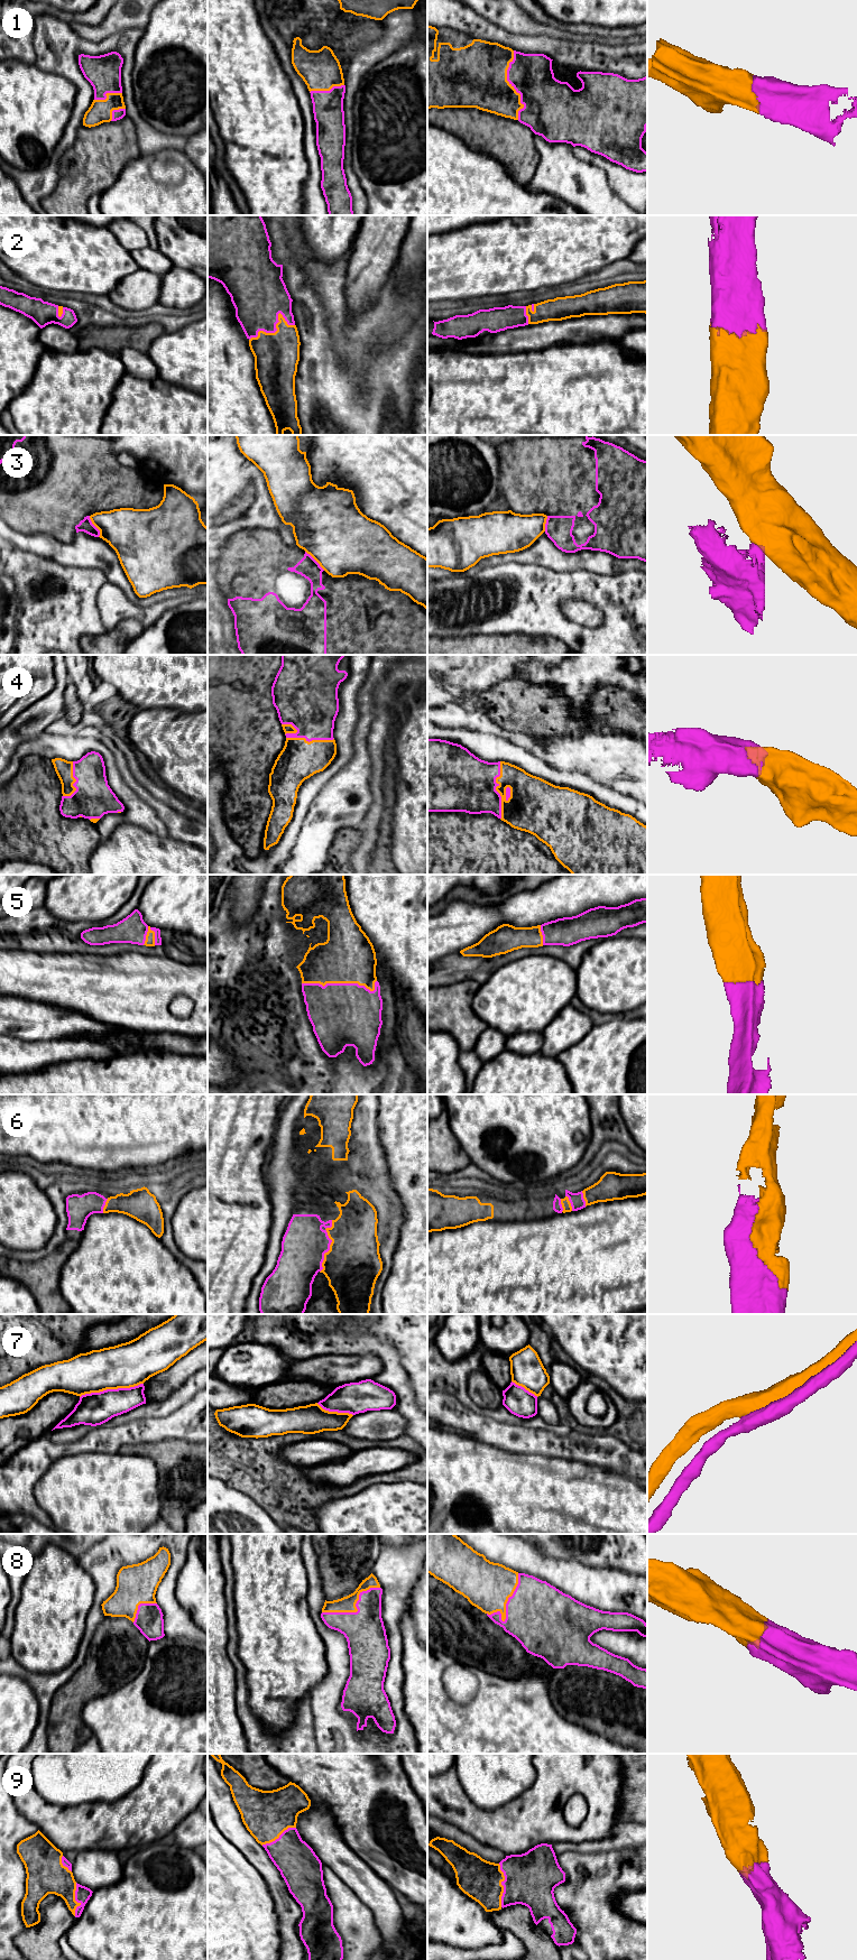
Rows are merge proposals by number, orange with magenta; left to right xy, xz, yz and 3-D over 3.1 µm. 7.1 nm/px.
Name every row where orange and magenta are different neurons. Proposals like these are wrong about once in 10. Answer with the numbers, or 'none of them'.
3, 7

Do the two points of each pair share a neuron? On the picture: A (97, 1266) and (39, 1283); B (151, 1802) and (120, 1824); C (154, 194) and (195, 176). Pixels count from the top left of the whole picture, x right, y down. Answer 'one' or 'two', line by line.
A: two
B: one
C: one

